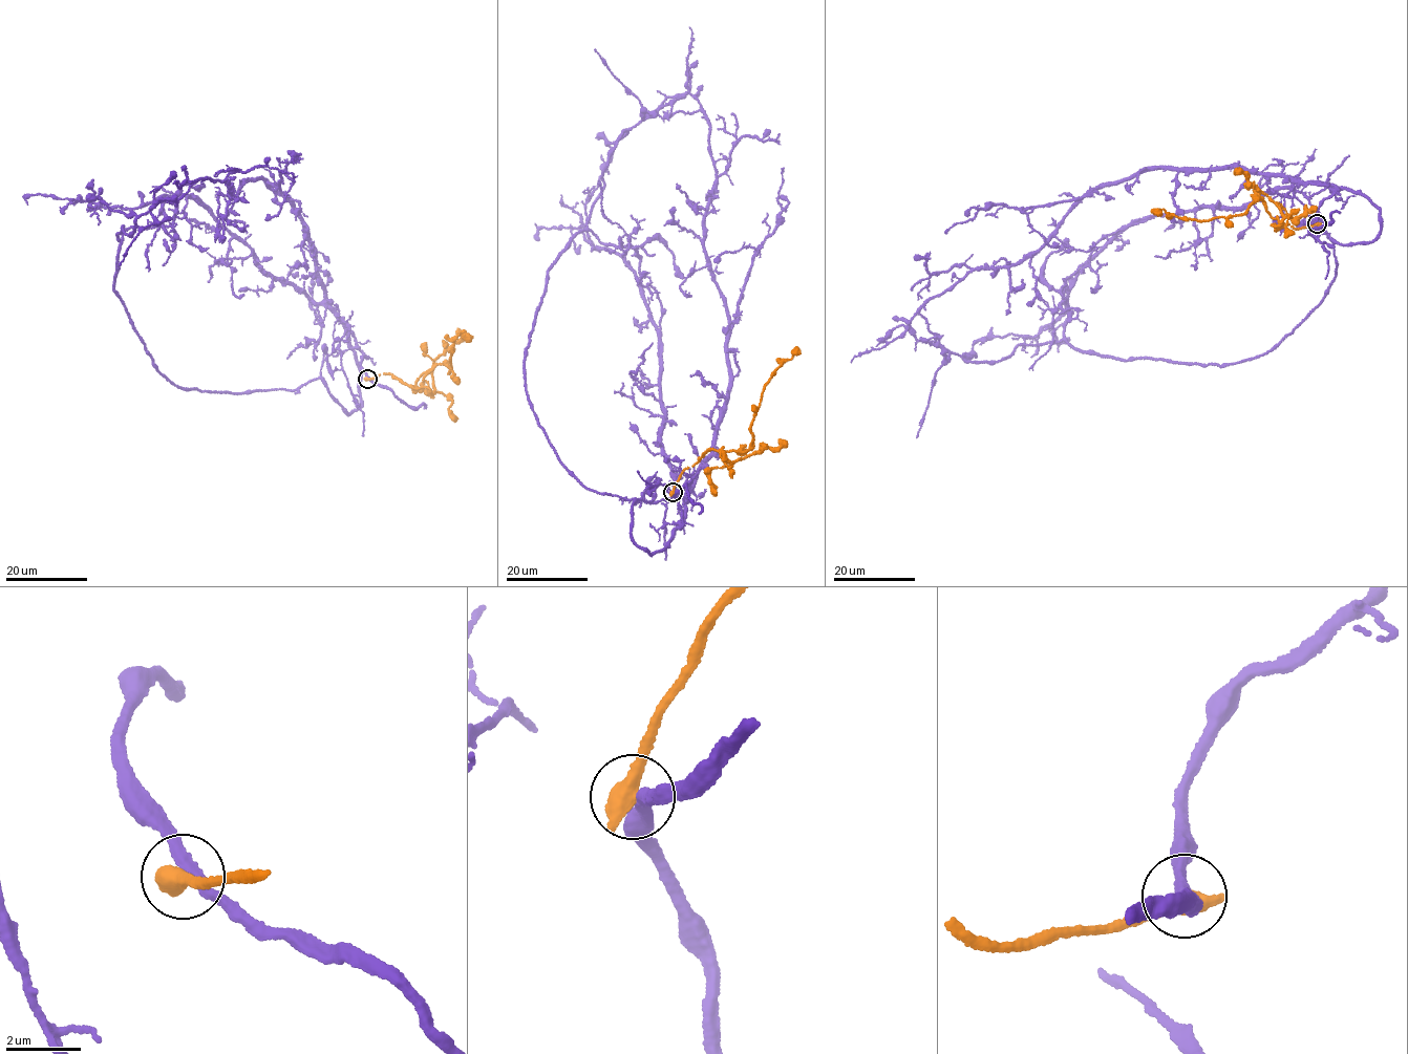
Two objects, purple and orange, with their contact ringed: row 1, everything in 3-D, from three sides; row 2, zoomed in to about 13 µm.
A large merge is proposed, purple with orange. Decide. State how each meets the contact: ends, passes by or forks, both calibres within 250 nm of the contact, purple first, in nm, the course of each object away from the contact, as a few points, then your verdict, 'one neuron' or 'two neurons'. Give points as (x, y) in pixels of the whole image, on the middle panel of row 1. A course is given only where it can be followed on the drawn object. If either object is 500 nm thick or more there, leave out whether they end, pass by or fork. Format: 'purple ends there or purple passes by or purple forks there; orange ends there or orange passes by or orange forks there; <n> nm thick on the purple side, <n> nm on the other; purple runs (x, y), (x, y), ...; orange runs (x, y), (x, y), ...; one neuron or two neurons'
300 nm thick on the purple side, 650 nm on the other; purple runs (673, 492), (681, 528), (640, 258), (588, 228), (608, 156), (642, 115), (595, 48); orange runs (673, 492), (683, 471), (709, 449), (721, 448), (724, 456), (747, 451), (766, 383), (776, 368), (800, 352); two neurons

